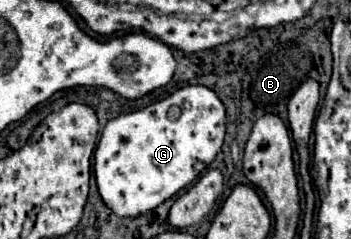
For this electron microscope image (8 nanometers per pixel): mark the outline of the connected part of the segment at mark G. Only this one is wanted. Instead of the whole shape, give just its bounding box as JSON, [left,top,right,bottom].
[94,84,226,216]

